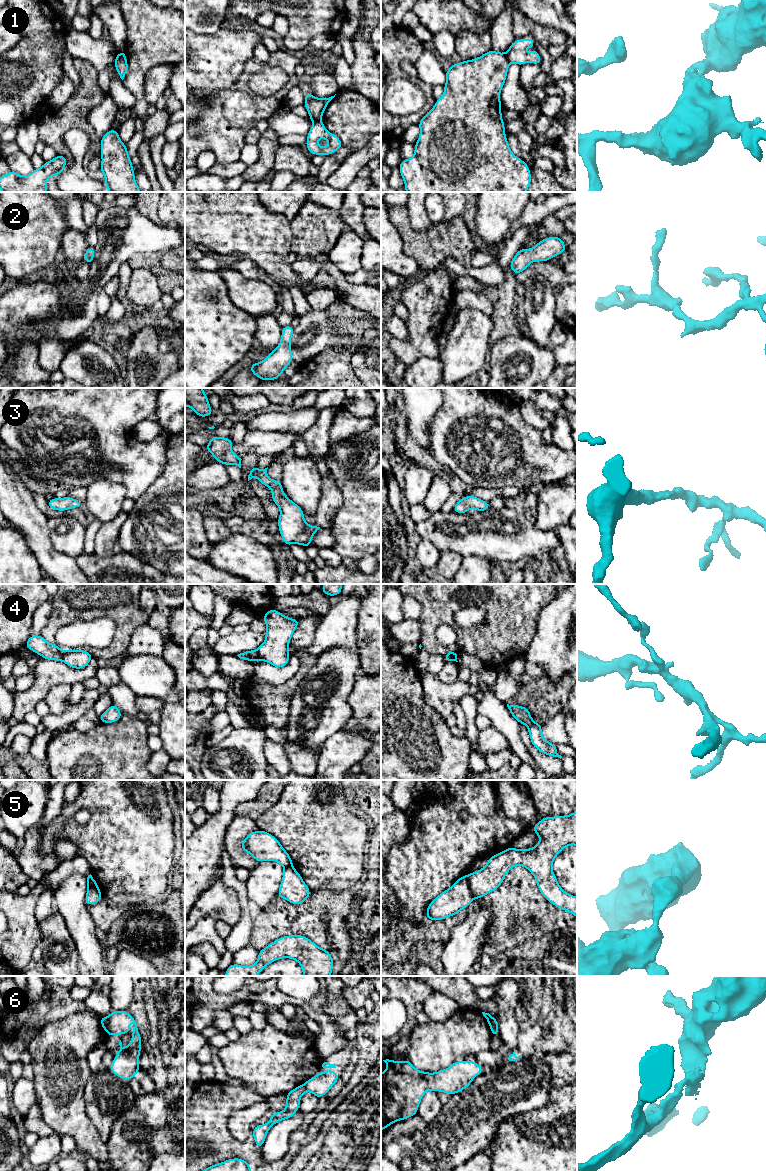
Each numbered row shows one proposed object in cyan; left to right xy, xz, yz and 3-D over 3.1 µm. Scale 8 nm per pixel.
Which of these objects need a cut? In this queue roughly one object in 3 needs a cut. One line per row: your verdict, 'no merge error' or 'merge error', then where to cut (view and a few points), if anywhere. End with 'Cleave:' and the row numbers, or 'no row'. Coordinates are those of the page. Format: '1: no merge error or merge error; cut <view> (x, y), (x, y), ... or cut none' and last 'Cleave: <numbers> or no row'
1: merge error; cut yz (505, 53), (510, 62)
2: no merge error; cut none
3: no merge error; cut none
4: merge error; cut xz (256, 650), (258, 659)
5: merge error; cut yz (466, 875), (469, 890), (474, 897)
6: merge error; cut xy (108, 1017), (106, 1031)
Cleave: 1, 4, 5, 6

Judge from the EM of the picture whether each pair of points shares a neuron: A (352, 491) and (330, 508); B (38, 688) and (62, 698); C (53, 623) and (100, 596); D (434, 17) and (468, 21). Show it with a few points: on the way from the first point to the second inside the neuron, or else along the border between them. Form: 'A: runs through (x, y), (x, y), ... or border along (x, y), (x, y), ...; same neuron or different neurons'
A: border along (337, 480), (342, 505), (332, 520); different neurons
B: border along (70, 684), (54, 685), (43, 698); different neurons
C: runs through (65, 611), (73, 603), (88, 603); same neuron
D: runs through (442, 17), (460, 18); same neuron

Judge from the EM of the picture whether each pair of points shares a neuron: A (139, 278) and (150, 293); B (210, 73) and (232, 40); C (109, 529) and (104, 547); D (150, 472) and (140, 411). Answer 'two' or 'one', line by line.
A: one
B: one
C: one
D: one

